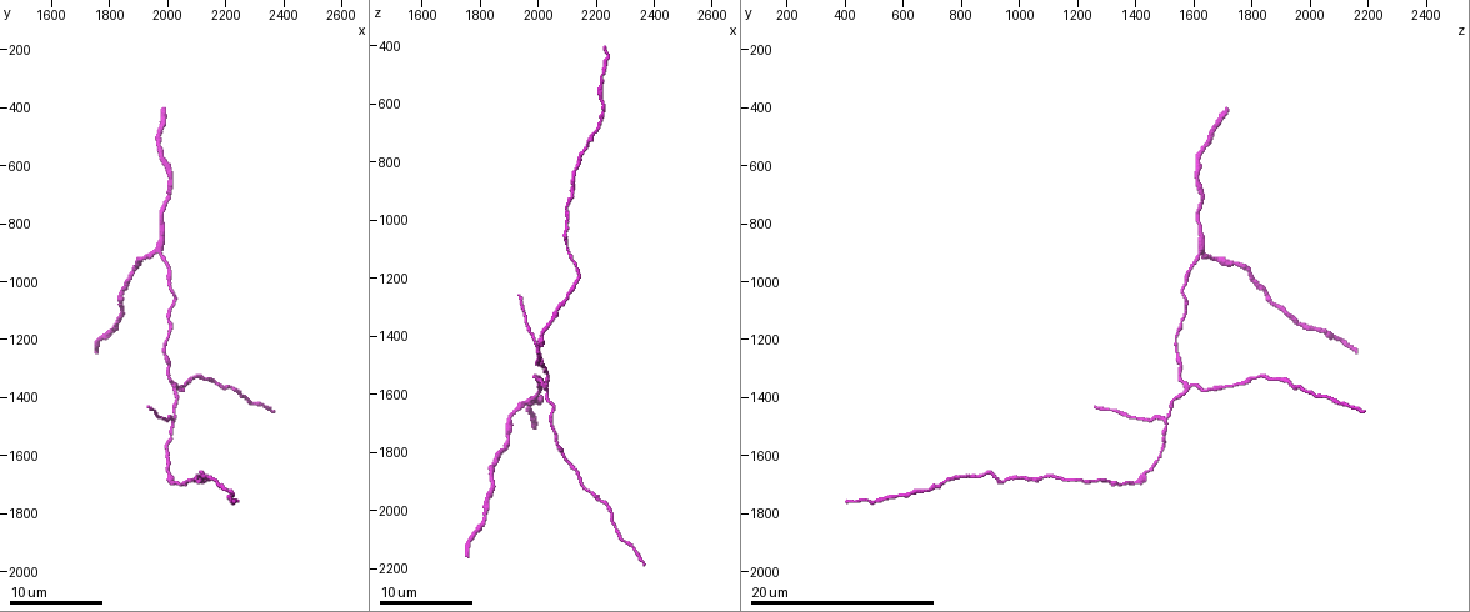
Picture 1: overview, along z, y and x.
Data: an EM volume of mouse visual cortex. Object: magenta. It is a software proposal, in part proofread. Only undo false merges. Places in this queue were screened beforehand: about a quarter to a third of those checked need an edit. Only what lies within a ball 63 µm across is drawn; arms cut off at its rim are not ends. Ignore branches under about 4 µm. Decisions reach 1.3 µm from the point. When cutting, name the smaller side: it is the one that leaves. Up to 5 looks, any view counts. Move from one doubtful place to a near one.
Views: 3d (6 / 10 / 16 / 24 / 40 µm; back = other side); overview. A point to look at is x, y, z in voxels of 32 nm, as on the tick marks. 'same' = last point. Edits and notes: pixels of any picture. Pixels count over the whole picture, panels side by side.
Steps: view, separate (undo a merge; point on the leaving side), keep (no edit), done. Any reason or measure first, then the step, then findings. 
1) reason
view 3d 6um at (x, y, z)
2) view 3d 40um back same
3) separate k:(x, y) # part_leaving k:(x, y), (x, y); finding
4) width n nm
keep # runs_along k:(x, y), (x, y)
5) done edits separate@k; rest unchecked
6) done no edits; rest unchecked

two arms in line, one across
view 3d 6um at (1960, 890, 1620)

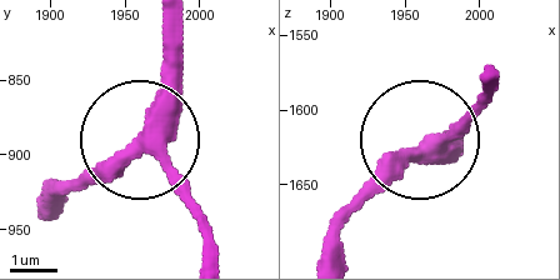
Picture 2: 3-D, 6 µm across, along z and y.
width 370 nm
keep # runs_along 2:(208, 256), (204, 220), (144, 136), (160, 29); one cell here

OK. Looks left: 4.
thick turns thin
view 3d 16um at (2010, 1650, 1450)

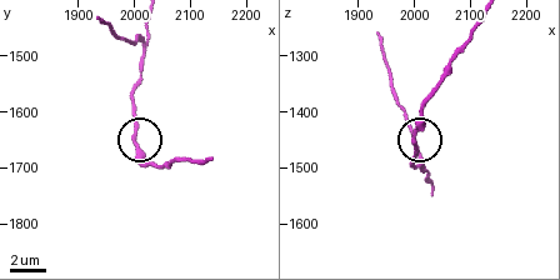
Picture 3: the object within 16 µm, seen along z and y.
keep # runs_along 3:(146, 41), (141, 80), (133, 98), (133, 129), (141, 164); continuous, no second cell

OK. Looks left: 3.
arms part here
view 3d 16um at (2010, 1480, 1490)

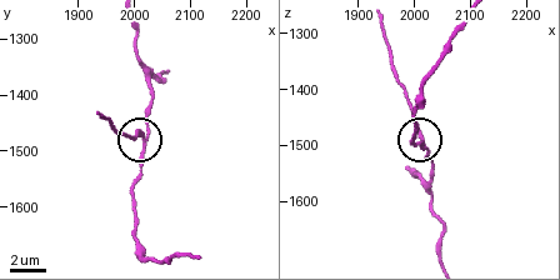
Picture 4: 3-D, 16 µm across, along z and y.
arms 3
separate 4:(136, 131) # part_leaving 4:(426, 145), (394, 64), (381, 20); two cells meet here

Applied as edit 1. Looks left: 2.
done edits separate@4; rest unchecked

